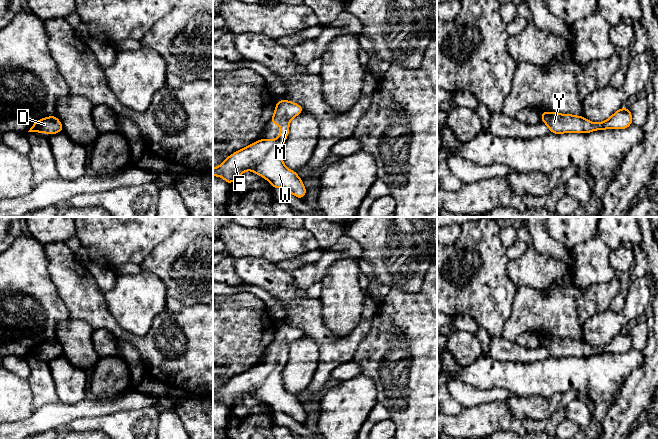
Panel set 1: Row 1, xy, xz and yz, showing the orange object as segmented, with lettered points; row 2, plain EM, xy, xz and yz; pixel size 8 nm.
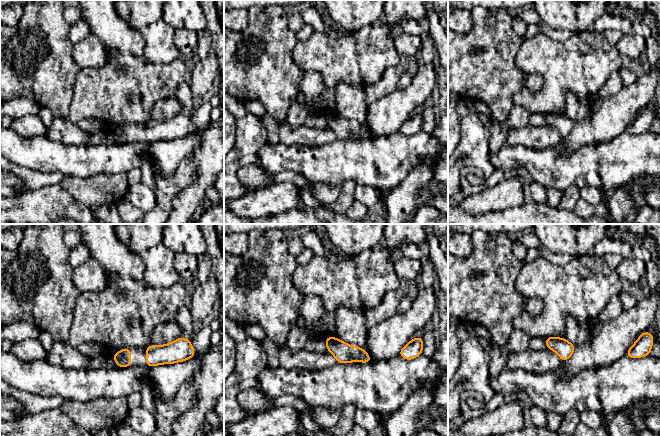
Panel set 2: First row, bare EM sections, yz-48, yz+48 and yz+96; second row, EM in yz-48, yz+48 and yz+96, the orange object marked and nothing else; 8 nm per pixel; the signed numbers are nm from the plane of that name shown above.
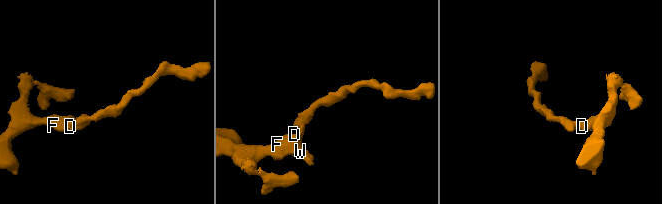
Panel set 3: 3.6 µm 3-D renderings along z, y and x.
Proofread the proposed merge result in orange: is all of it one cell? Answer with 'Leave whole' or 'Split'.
Leave whole

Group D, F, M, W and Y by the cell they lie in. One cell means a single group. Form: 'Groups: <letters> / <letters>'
Groups: D F M W Y

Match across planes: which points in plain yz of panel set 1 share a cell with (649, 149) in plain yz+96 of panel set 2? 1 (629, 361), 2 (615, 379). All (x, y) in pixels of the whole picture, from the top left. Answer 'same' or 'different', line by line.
1: same
2: same

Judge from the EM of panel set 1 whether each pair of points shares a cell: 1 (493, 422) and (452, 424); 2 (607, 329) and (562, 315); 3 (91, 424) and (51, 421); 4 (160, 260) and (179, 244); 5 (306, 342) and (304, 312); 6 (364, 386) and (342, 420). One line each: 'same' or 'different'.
1: same
2: different
3: different
4: same
5: different
6: same

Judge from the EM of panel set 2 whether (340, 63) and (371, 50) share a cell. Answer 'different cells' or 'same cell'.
same cell

